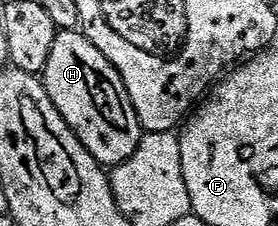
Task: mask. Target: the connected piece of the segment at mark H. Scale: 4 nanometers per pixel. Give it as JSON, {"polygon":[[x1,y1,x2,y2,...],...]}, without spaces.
{"polygon":[[79,31,56,32,49,63,41,74,49,99,79,137,80,143,104,167,121,164,141,143,144,130,121,75]]}

